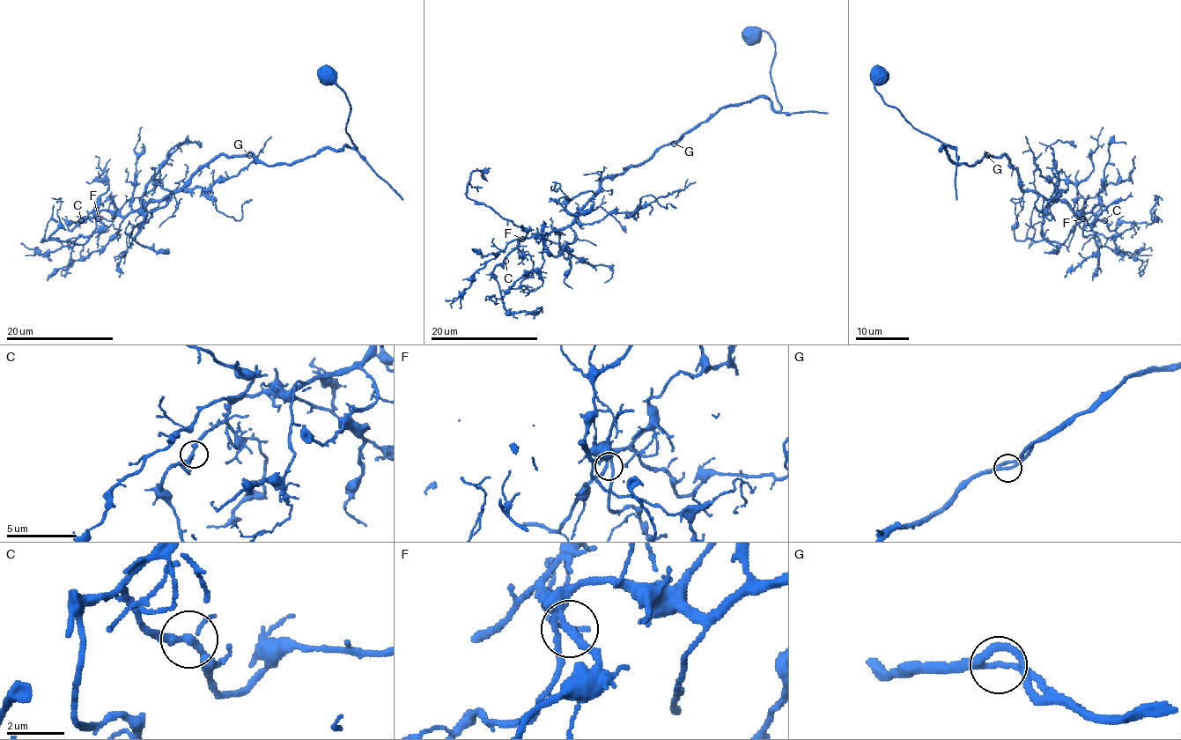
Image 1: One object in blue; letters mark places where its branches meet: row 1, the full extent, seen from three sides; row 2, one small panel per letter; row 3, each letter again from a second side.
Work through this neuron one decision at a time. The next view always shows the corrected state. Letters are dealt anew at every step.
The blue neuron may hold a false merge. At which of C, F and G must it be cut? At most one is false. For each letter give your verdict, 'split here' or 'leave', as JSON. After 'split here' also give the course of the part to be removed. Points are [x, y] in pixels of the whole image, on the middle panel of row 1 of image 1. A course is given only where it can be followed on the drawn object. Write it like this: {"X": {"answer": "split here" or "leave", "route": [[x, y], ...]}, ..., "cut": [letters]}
{"C": {"answer": "leave"}, "F": {"answer": "leave"}, "G": {"answer": "leave"}, "cut": []}

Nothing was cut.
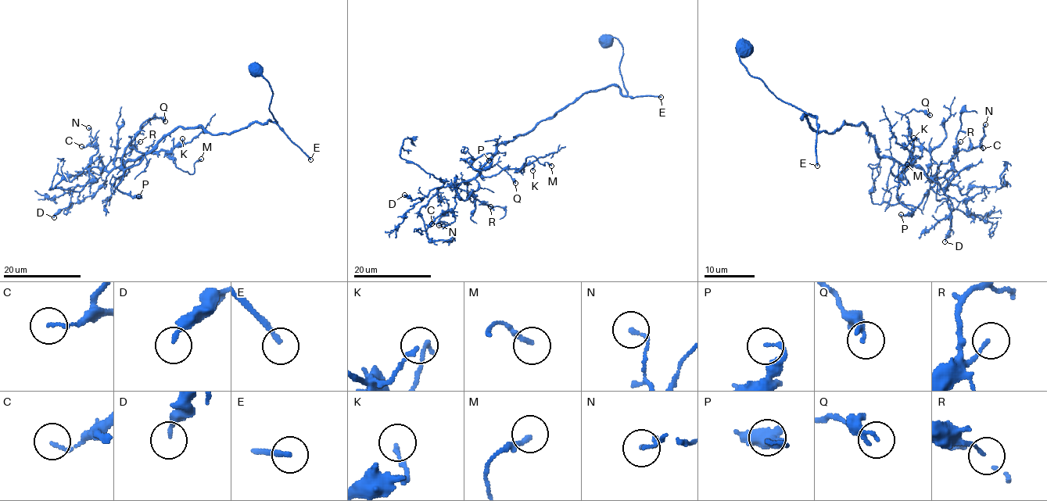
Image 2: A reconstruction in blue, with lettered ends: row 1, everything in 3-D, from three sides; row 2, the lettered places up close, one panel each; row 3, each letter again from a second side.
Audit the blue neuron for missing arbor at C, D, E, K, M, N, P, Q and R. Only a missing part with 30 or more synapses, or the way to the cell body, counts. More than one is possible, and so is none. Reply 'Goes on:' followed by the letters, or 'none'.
Goes on: E

